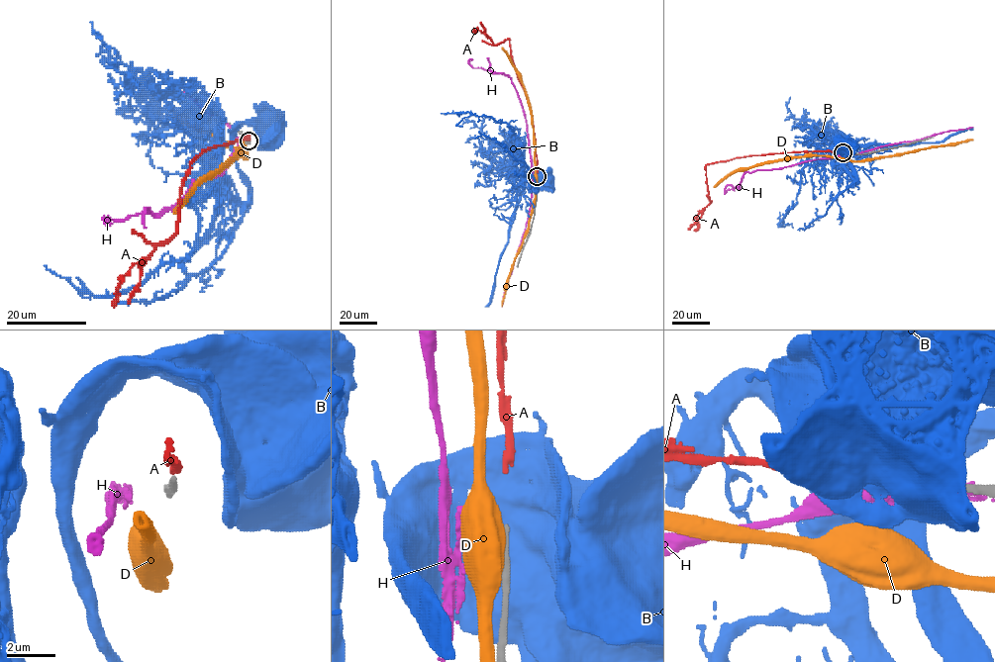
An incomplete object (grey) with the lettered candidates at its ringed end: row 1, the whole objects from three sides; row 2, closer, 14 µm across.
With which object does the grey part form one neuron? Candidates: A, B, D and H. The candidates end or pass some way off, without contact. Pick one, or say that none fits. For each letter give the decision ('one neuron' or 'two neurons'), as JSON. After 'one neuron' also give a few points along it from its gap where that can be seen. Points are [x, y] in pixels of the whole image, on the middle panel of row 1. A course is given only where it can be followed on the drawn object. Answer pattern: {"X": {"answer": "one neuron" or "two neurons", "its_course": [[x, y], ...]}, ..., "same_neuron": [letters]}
{"A": {"answer": "one neuron", "its_course": [[538, 172], [531, 110], [512, 59], [509, 39], [494, 45], [473, 28]]}, "B": {"answer": "two neurons"}, "D": {"answer": "two neurons"}, "H": {"answer": "two neurons"}, "same_neuron": ["A"]}

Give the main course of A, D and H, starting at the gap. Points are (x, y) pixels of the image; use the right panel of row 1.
A: (839, 152), (776, 153), (708, 164), (705, 170), (711, 202), (699, 212), (697, 228), (694, 231)
D: (844, 156), (812, 155), (769, 161), (739, 168), (714, 187)
H: (843, 154), (746, 172), (739, 187), (726, 192)

